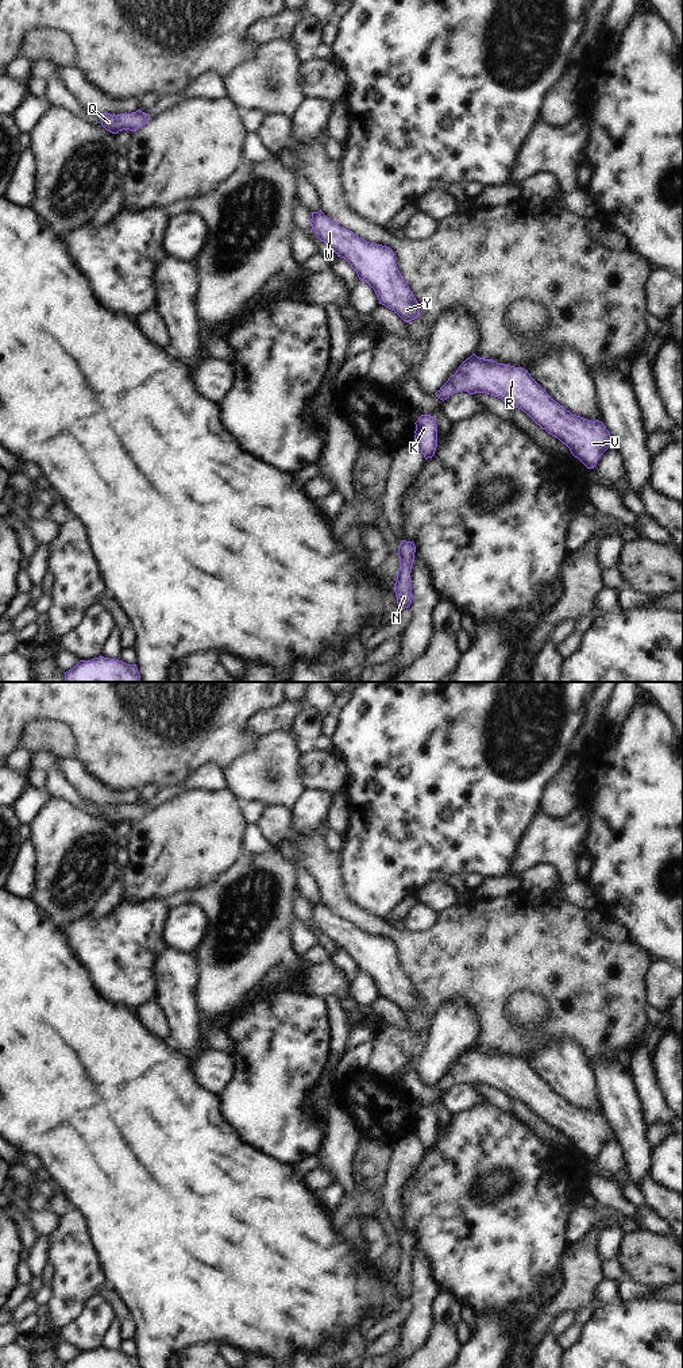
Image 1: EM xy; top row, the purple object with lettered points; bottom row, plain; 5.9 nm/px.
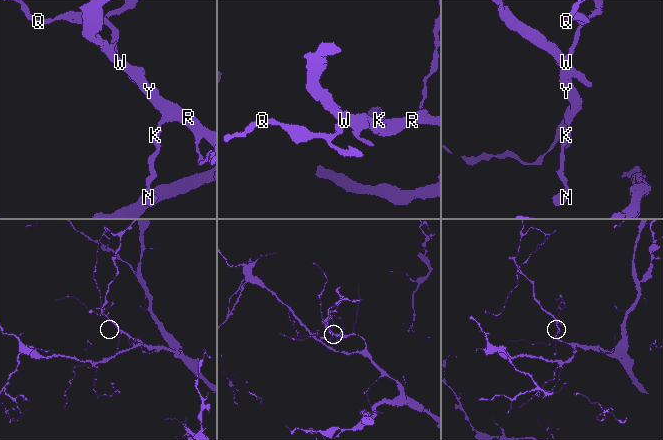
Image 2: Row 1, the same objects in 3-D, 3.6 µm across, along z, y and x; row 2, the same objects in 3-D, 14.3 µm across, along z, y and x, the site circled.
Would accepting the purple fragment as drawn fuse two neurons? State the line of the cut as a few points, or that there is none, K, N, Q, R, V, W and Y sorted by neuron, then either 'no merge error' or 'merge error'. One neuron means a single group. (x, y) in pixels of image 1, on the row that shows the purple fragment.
no cut; K N Q R V W Y; no merge error

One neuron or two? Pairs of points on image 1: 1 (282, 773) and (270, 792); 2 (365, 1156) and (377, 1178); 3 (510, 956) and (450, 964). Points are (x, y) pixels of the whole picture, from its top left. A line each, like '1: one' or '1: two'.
1: one
2: one
3: one

